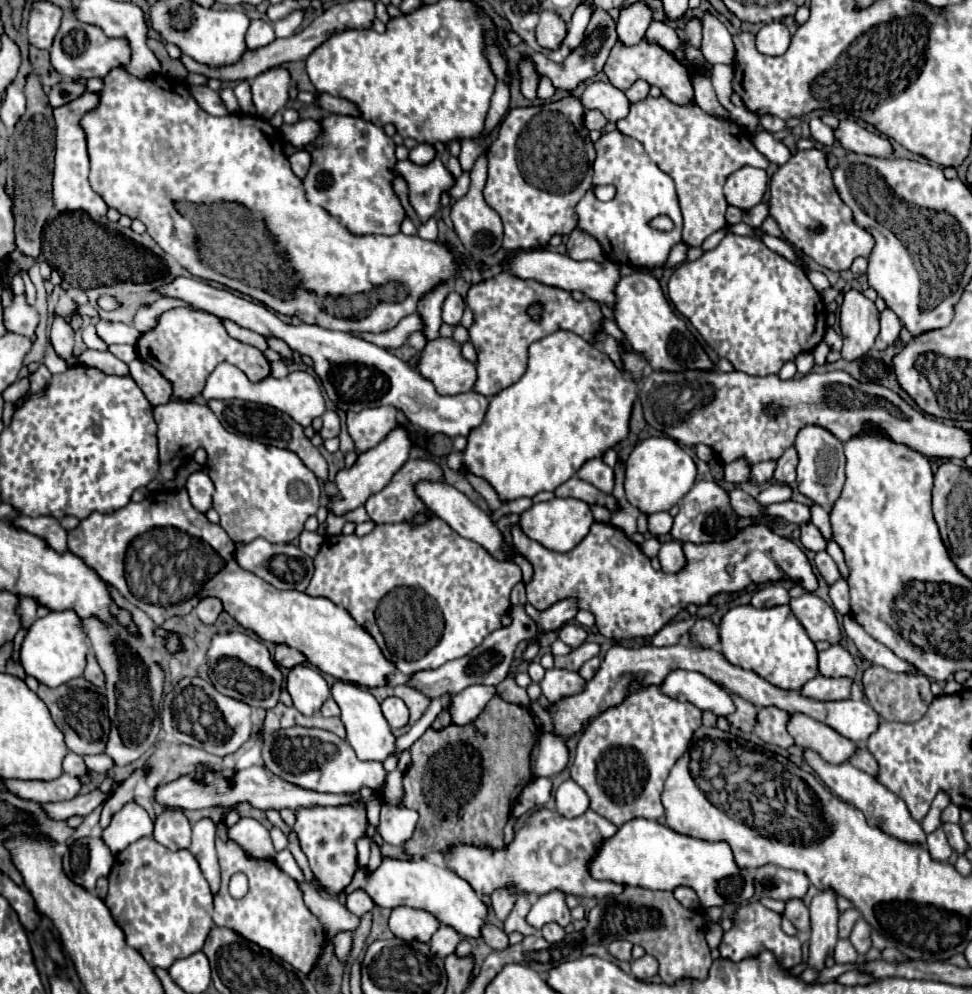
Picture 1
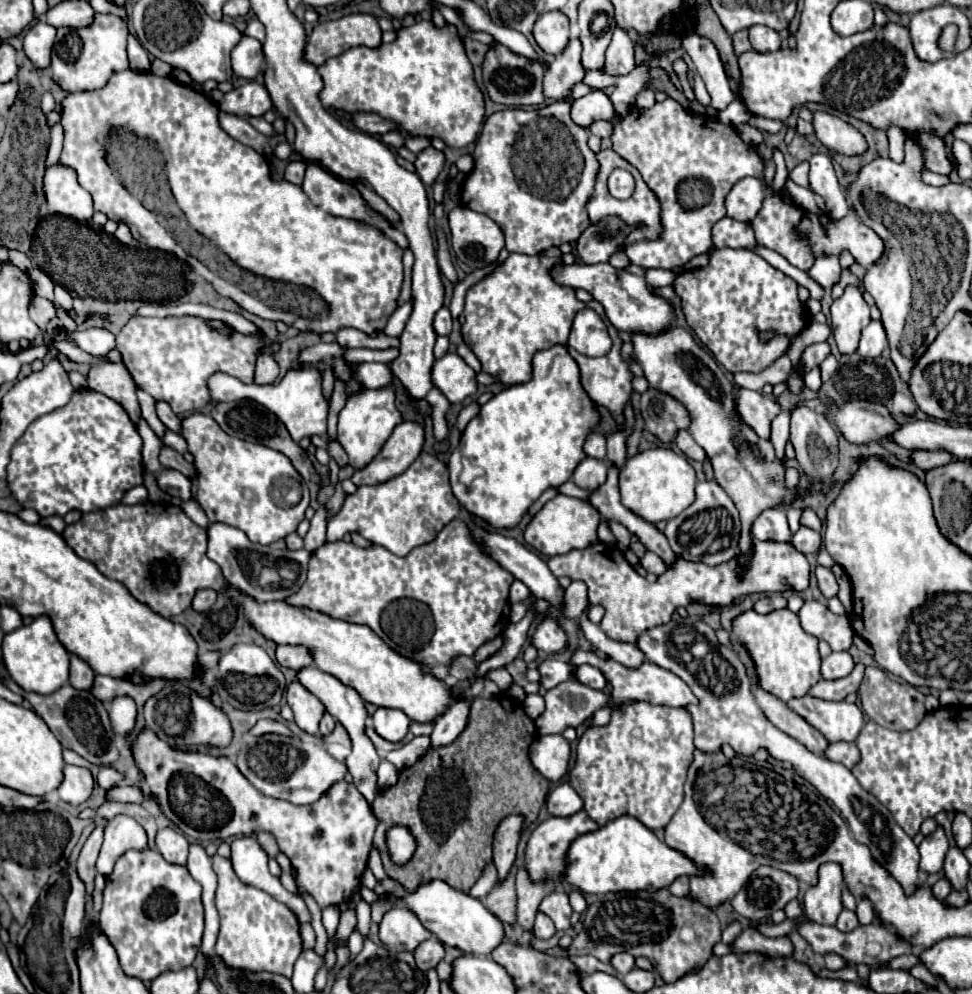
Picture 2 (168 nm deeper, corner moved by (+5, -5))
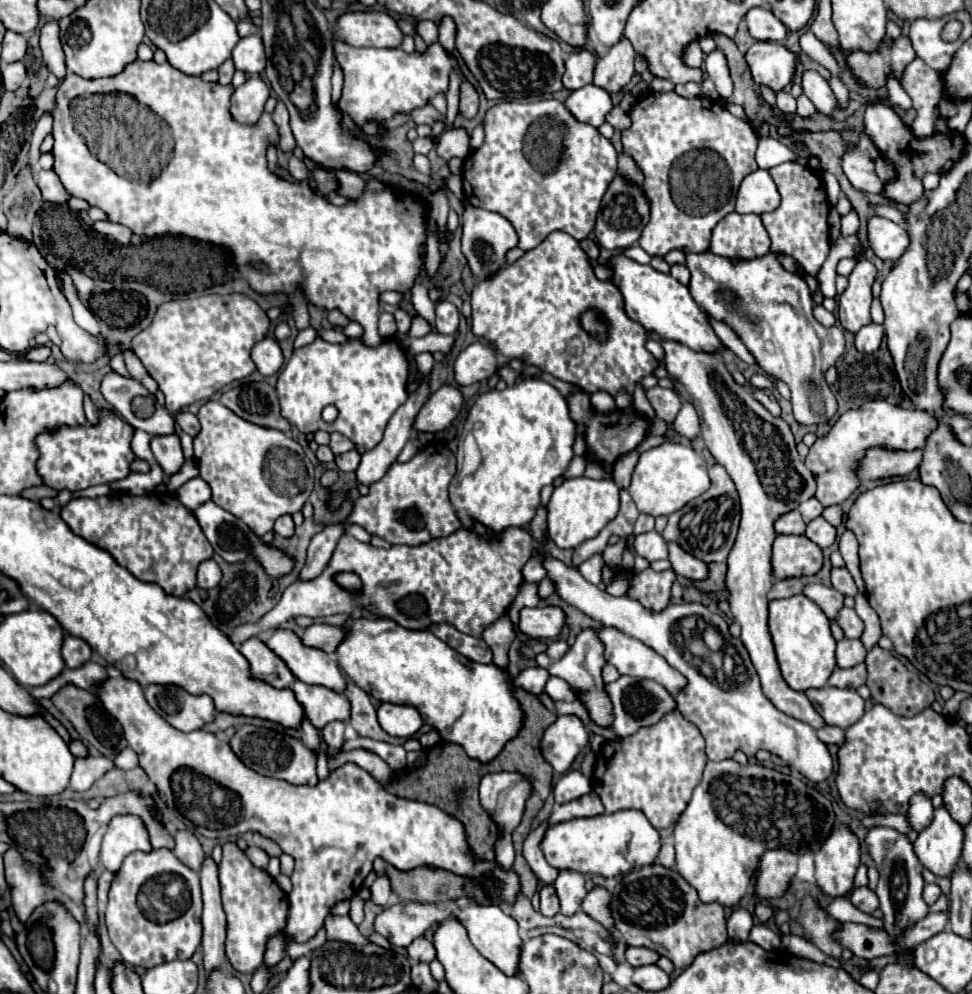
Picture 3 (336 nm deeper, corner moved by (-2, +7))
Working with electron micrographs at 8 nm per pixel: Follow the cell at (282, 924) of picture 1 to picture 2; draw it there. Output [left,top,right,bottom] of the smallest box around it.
[214,855,302,977]

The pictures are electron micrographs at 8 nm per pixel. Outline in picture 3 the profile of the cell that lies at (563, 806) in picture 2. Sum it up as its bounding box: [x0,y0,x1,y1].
[553,771,591,803]

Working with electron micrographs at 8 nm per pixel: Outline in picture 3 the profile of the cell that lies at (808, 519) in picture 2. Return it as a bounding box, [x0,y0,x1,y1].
[821,505,843,525]

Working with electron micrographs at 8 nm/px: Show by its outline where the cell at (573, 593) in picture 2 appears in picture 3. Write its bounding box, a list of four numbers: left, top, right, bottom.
[579,555,603,585]

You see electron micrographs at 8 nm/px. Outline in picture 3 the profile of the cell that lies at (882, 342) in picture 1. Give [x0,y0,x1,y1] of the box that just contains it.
[855,323,885,353]

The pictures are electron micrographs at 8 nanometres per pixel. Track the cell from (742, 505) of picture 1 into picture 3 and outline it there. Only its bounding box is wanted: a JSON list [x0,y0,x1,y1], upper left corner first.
[775,509,805,535]

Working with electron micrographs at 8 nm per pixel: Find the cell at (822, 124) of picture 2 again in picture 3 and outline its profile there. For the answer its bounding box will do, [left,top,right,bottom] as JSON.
[803,71,837,115]

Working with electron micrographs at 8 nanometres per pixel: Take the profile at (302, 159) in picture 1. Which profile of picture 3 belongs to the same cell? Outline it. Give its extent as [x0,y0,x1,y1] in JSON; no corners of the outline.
[289,155,309,181]

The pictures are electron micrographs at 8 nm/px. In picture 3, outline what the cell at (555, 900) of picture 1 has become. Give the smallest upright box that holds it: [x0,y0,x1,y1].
[553,871,587,915]

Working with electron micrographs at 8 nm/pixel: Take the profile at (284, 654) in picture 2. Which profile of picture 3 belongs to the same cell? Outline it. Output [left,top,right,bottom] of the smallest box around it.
[301,623,343,661]

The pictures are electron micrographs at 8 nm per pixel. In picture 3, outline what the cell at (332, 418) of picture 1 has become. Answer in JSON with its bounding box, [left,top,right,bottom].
[335,451,361,471]

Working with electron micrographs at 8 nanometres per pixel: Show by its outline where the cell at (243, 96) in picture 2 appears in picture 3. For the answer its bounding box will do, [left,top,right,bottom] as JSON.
[231,77,269,125]

